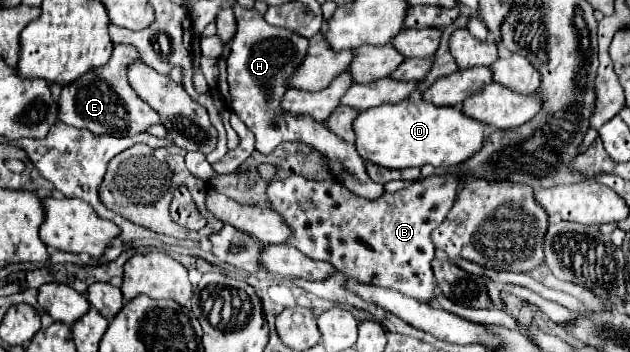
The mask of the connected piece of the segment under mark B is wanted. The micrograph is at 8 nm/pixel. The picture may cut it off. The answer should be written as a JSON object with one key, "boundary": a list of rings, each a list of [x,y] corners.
{"boundary":[[[433,175],[409,187],[367,201],[357,197],[335,179],[309,181],[305,177],[273,179],[265,191],[269,209],[279,213],[291,227],[289,245],[297,247],[311,259],[331,263],[347,279],[397,289],[403,295],[423,303],[433,303],[435,277],[431,271],[433,241],[431,231],[439,227],[457,195],[459,177]]]}

